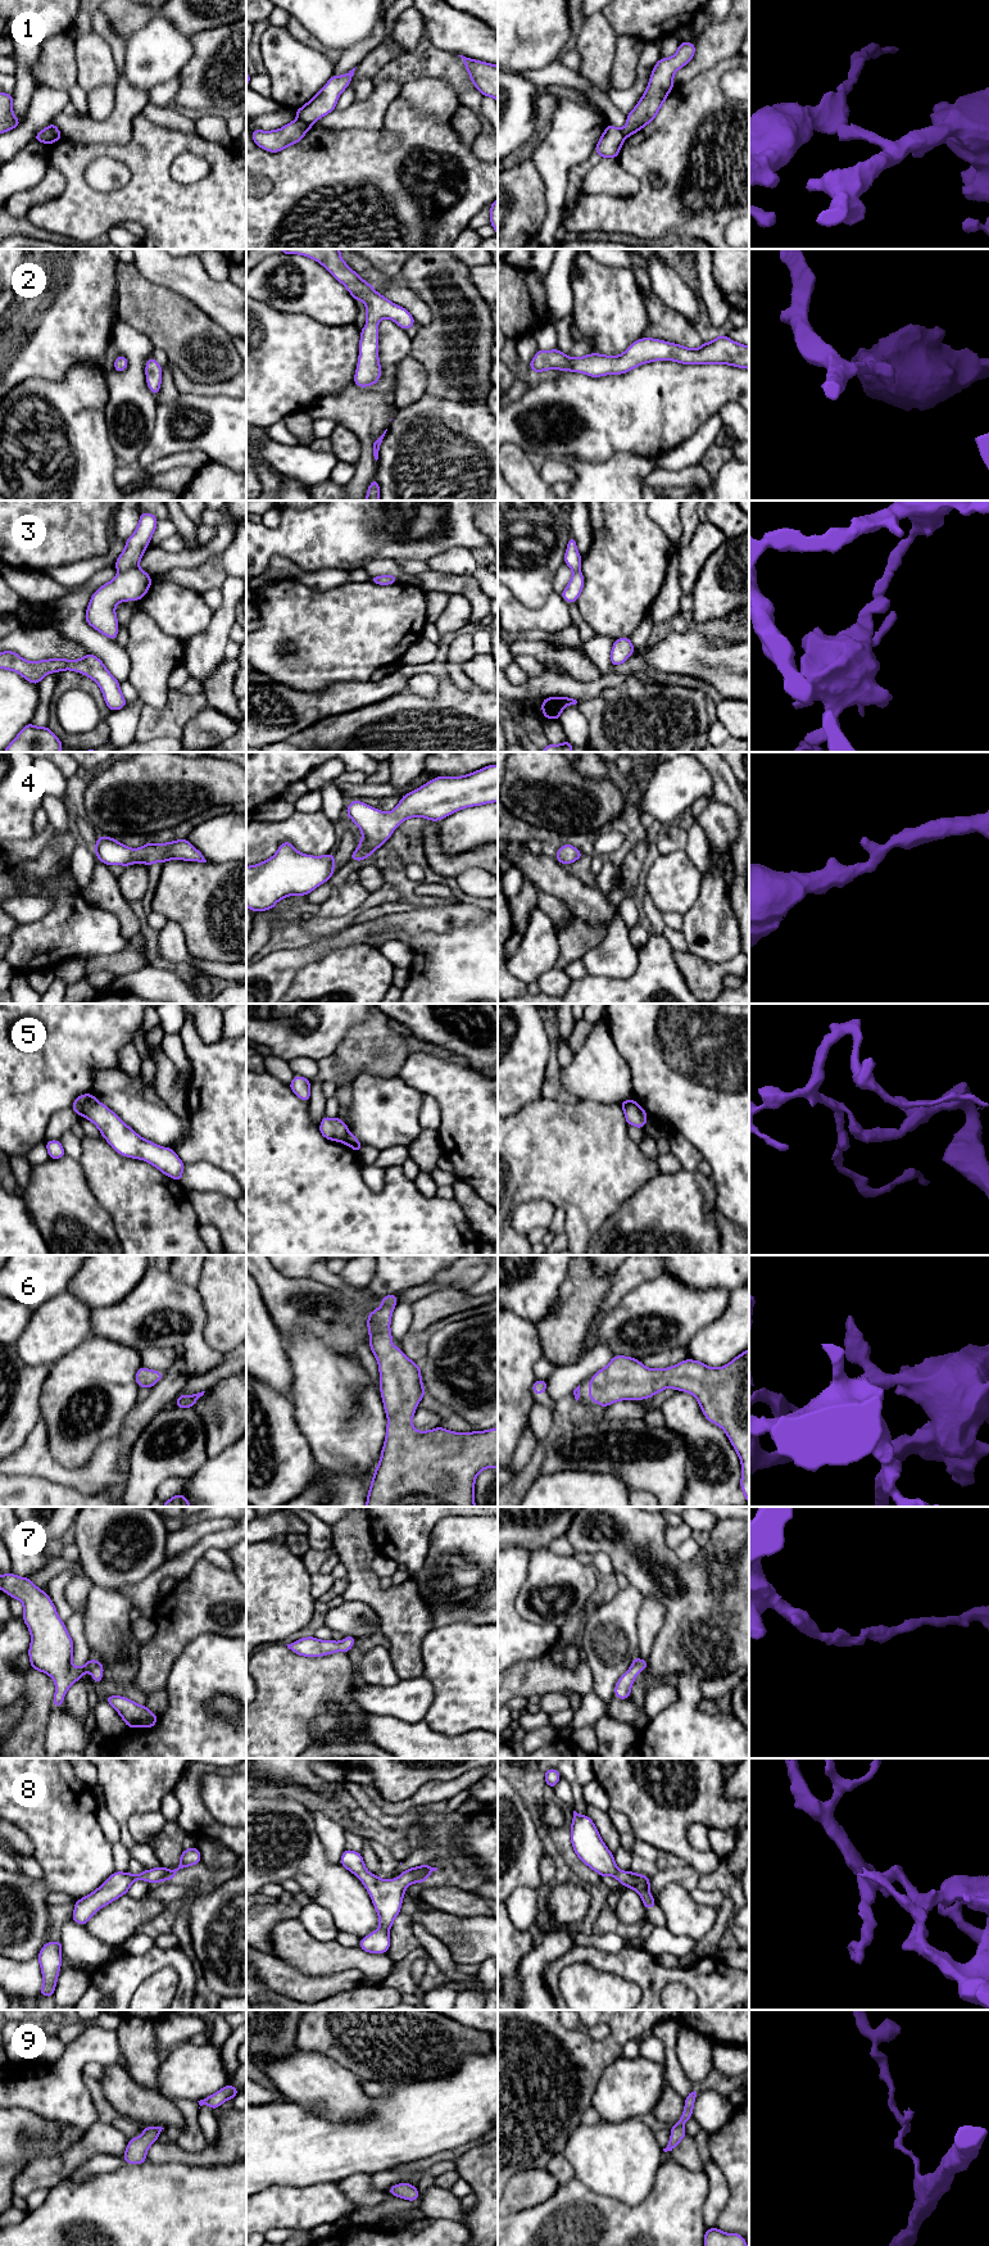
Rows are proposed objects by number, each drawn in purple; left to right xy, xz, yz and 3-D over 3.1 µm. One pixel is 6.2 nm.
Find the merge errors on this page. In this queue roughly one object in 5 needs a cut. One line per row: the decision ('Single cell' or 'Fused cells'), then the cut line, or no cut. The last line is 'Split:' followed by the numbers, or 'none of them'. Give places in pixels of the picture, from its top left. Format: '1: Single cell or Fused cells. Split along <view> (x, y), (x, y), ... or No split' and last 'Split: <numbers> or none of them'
1: Fused cells. Split along xz (298, 118), (312, 125)
2: Single cell. No split
3: Fused cells. Split along xy (136, 566), (118, 573)
4: Single cell. No split
5: Fused cells. Split along xy (96, 1100), (80, 1115)
6: Single cell. No split
7: Single cell. No split
8: Single cell. No split
9: Single cell. No split
Split: 1, 3, 5

